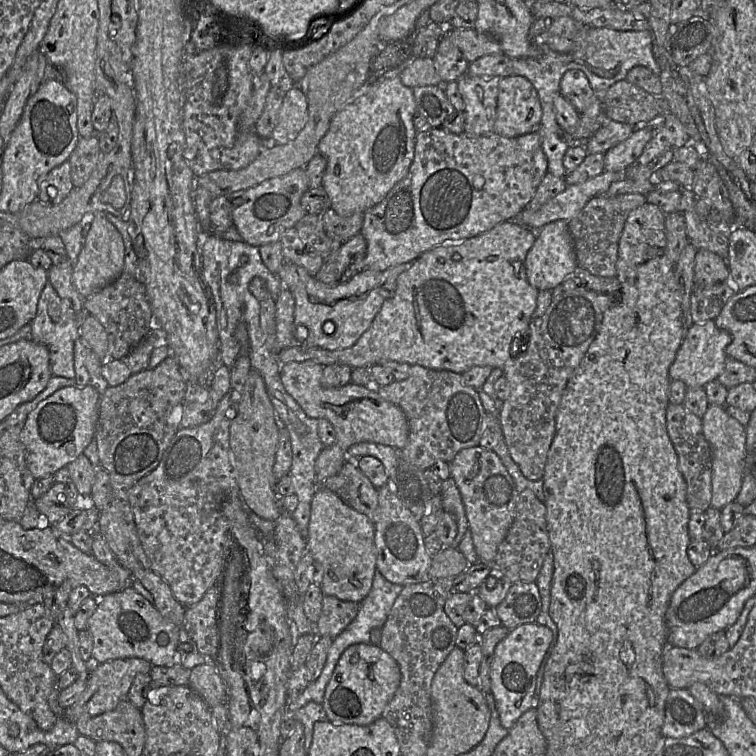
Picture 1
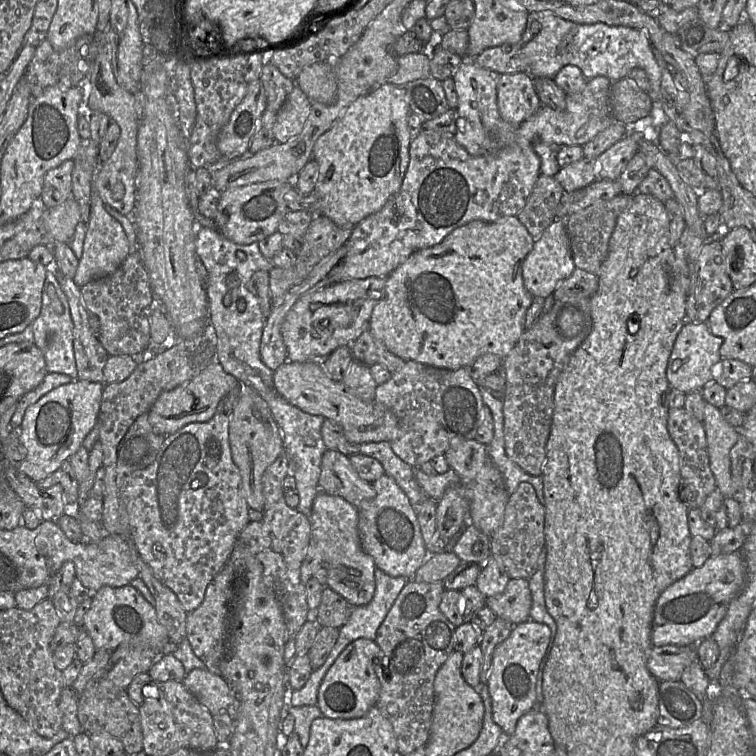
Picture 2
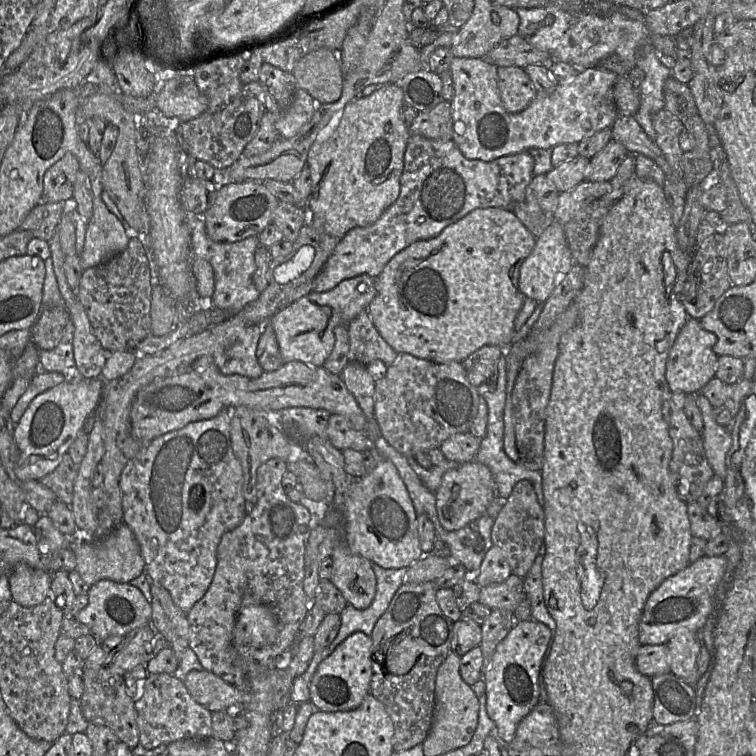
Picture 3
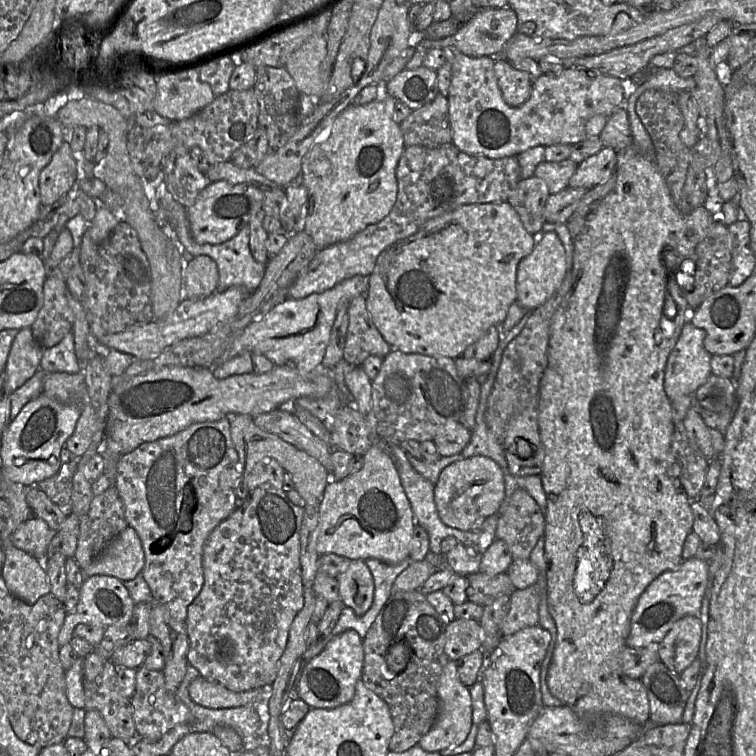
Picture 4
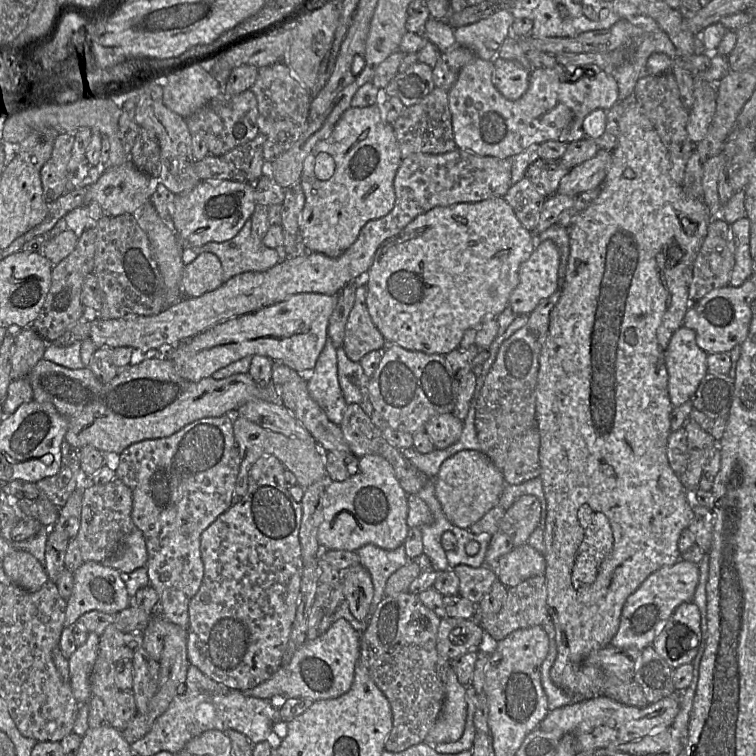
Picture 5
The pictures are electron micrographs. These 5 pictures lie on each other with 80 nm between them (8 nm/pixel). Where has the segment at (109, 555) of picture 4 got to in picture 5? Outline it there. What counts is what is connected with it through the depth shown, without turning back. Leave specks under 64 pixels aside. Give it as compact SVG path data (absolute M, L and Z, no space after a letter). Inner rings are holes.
M134 528L124 540L120 550L101 562L120 573L130 573L146 565L148 552L144 534Z

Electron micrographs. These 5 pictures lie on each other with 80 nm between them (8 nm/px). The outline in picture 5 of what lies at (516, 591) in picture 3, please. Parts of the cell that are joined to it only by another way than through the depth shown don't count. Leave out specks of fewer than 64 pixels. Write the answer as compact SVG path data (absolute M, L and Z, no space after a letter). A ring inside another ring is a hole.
M458 565L454 567L454 572L460 580L458 595L476 604L482 600L492 584L498 580L496 571L486 565L480 568Z

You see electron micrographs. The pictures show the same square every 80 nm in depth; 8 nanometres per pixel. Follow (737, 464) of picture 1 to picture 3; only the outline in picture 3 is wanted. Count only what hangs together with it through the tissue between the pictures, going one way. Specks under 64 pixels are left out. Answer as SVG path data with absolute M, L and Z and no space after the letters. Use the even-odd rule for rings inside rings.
M701 392L696 394L696 403L703 416L702 439L708 462L714 474L724 481L727 475L726 456L732 445L731 431L716 422L714 407Z

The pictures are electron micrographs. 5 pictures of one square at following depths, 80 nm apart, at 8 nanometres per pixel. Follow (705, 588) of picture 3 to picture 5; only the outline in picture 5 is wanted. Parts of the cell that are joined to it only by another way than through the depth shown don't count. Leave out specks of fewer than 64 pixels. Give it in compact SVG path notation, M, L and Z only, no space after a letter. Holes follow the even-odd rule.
M682 559L674 565L663 566L650 574L625 601L619 629L612 638L610 645L619 648L636 647L641 651L652 645L661 625L672 615L675 609L684 602L694 600L698 582L698 564Z

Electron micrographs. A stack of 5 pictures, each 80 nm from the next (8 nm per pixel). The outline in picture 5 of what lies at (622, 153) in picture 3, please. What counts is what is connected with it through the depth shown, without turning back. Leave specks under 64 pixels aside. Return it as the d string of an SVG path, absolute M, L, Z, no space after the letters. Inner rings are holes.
M600 149L593 158L572 168L561 179L556 193L578 196L600 187L611 166L611 160L611 151Z

